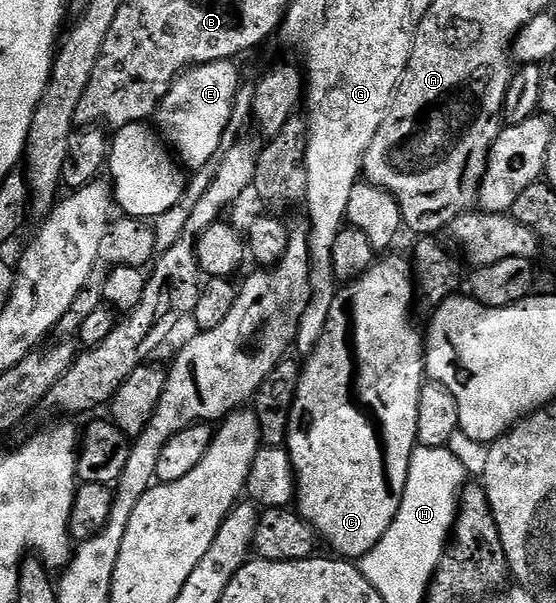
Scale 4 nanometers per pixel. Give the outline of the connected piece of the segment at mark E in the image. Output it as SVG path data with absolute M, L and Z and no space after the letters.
M222 59L216 63L200 63L184 71L155 110L154 126L184 168L205 166L220 154L224 146L223 134L231 123L235 98L239 95L239 71L235 65L232 60Z

